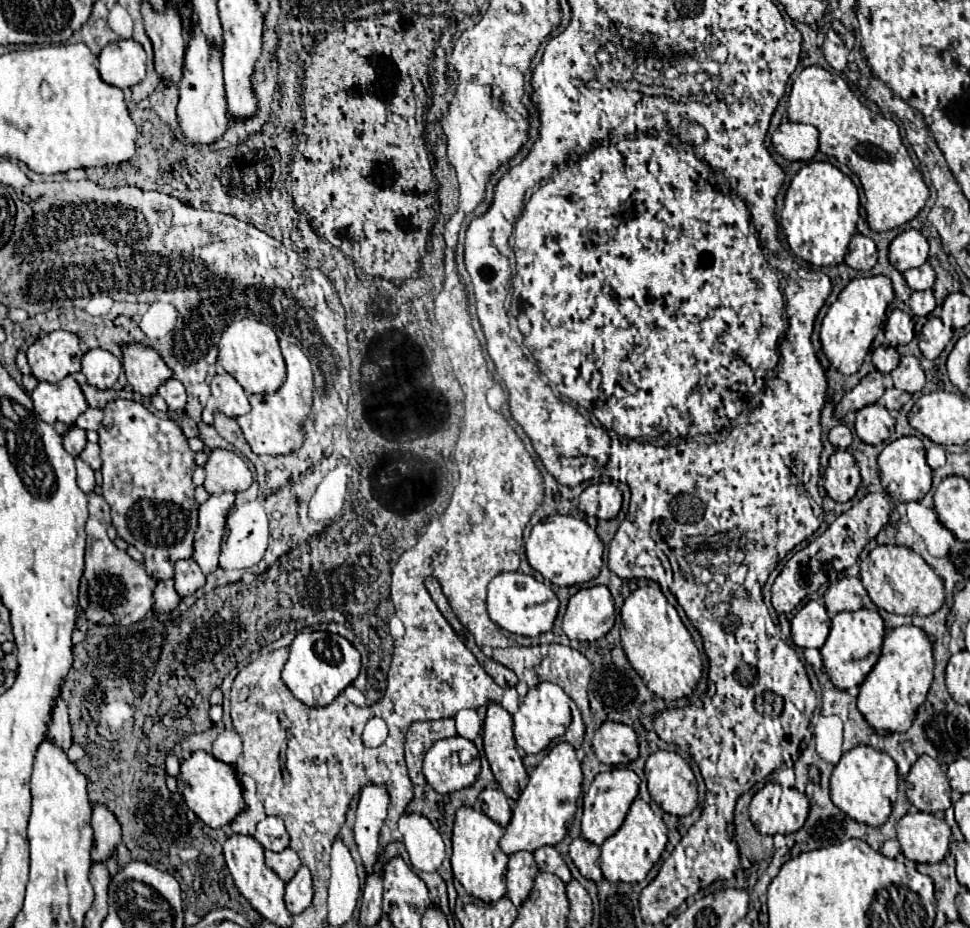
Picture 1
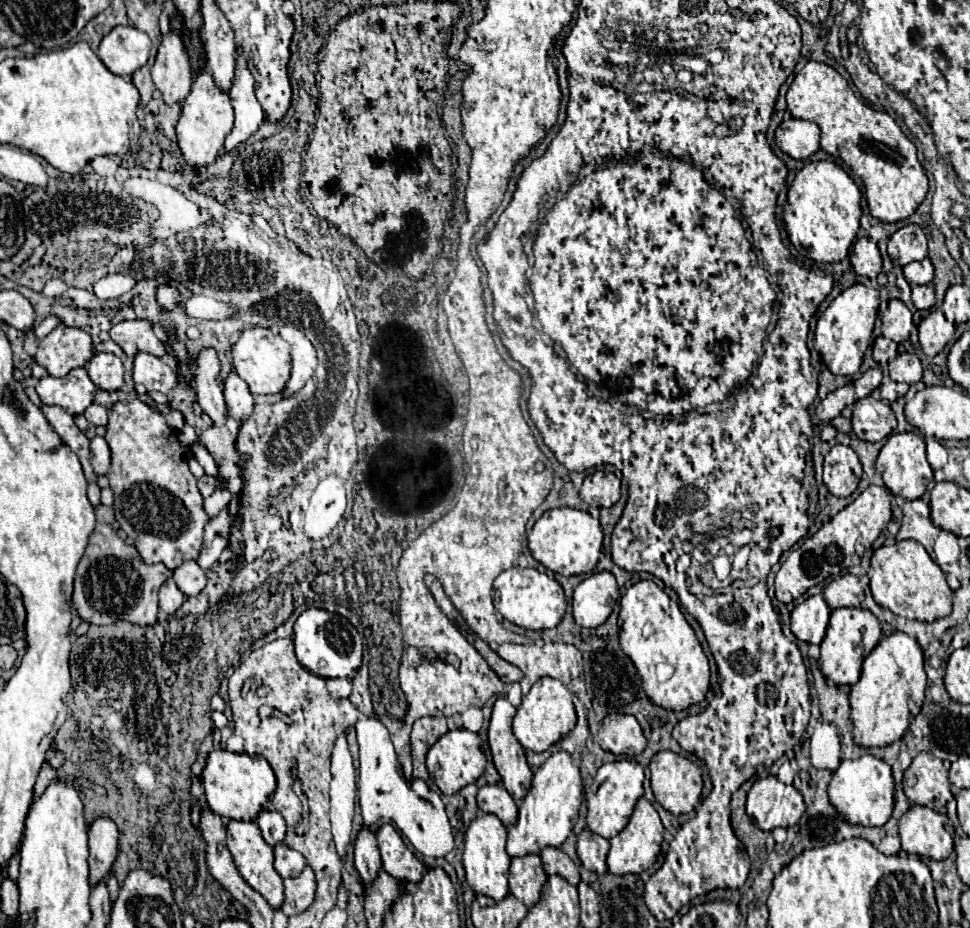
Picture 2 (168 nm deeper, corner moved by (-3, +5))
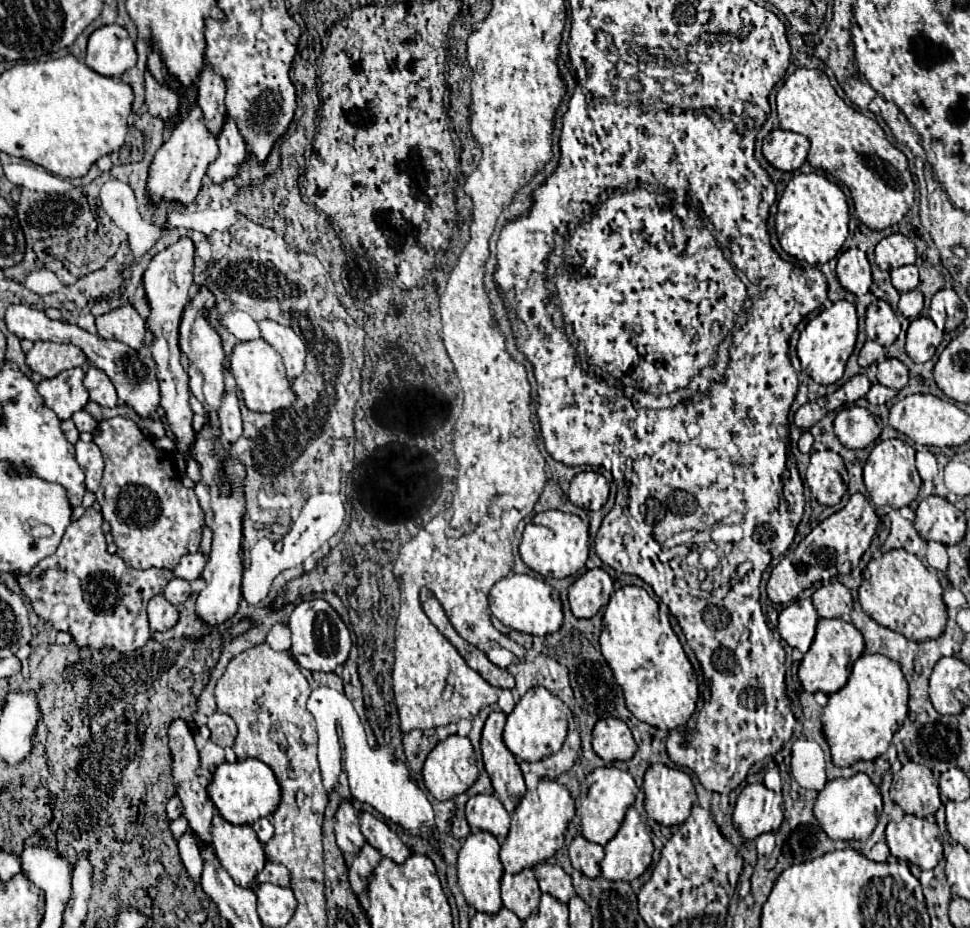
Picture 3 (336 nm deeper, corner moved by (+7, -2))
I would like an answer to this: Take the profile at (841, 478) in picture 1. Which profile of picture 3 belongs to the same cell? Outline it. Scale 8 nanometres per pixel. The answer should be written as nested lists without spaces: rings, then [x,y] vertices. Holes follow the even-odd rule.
[[[815,451],[805,473],[813,497],[821,505],[837,505],[847,491],[847,469],[843,459],[833,451]]]

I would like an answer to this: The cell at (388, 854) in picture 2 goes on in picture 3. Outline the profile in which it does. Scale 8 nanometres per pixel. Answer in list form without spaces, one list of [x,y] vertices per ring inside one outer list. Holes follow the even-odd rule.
[[[359,813],[359,825],[365,839],[381,851],[383,857],[393,859],[395,863],[403,863],[409,857],[407,845],[399,839],[399,835],[381,819],[371,813]]]

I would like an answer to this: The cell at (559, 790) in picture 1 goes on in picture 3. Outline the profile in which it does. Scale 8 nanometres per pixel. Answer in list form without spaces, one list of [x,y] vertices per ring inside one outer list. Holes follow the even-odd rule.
[[[541,779],[535,793],[527,793],[513,813],[509,835],[501,845],[501,863],[505,873],[519,873],[523,869],[531,869],[553,857],[557,849],[563,847],[565,831],[573,815],[575,805],[571,793],[555,779]]]

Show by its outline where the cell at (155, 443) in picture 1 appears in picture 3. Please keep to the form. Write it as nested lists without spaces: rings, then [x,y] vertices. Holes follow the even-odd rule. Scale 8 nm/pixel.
[[[125,417],[105,419],[93,431],[93,441],[101,449],[105,459],[105,471],[101,479],[101,487],[95,493],[97,503],[101,505],[101,513],[105,521],[111,525],[111,535],[117,545],[117,555],[133,569],[149,569],[149,567],[163,567],[173,569],[179,559],[187,553],[197,553],[203,533],[203,511],[199,507],[197,495],[193,489],[185,489],[181,479],[177,477],[173,455],[161,449],[155,449],[151,441],[147,441],[141,429]]]

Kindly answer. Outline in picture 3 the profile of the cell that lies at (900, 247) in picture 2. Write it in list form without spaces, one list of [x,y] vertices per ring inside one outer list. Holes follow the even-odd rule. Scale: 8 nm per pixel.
[[[895,233],[881,239],[875,247],[875,263],[883,271],[893,271],[897,267],[915,263],[915,245],[909,237]]]

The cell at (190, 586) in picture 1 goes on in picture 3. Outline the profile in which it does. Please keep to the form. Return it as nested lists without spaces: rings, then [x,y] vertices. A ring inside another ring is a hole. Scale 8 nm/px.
[[[171,579],[167,583],[167,587],[163,589],[163,597],[171,603],[171,605],[183,605],[189,597],[191,597],[191,585],[185,579]]]

